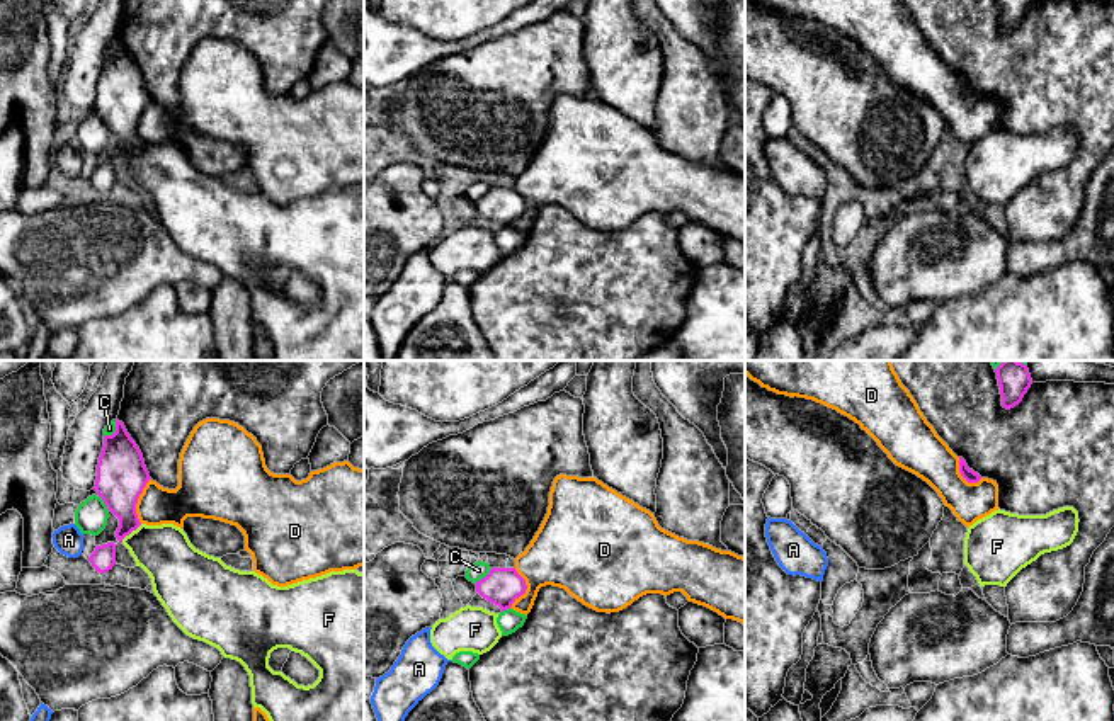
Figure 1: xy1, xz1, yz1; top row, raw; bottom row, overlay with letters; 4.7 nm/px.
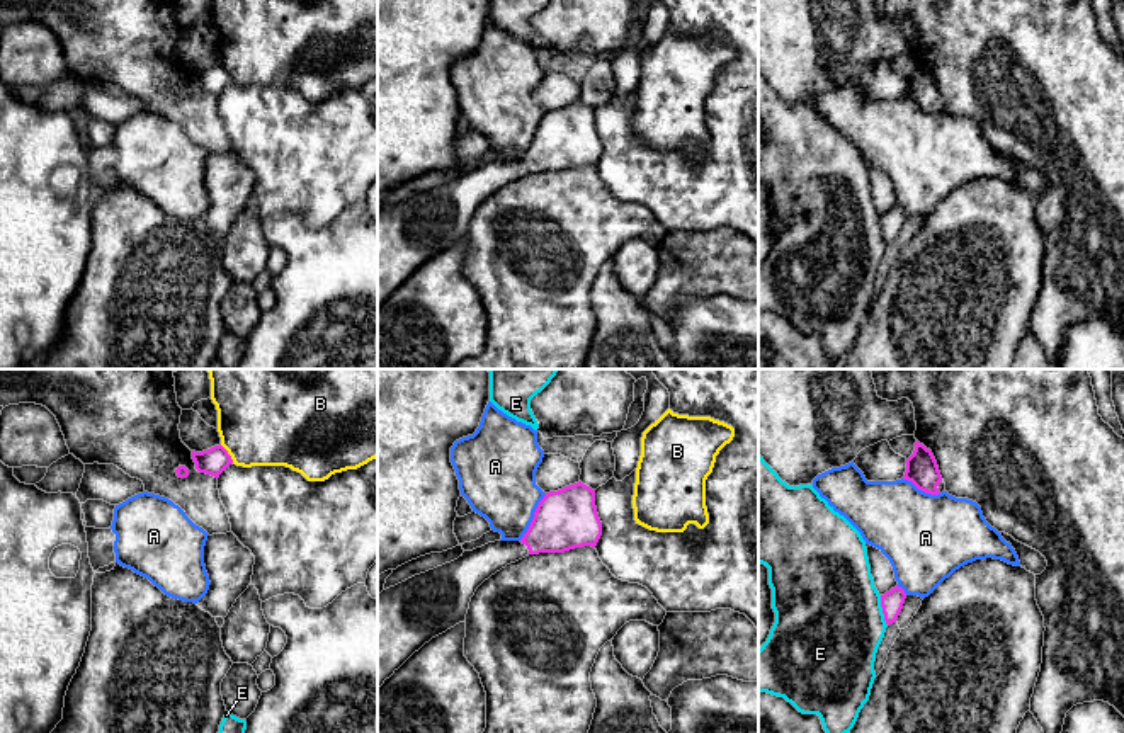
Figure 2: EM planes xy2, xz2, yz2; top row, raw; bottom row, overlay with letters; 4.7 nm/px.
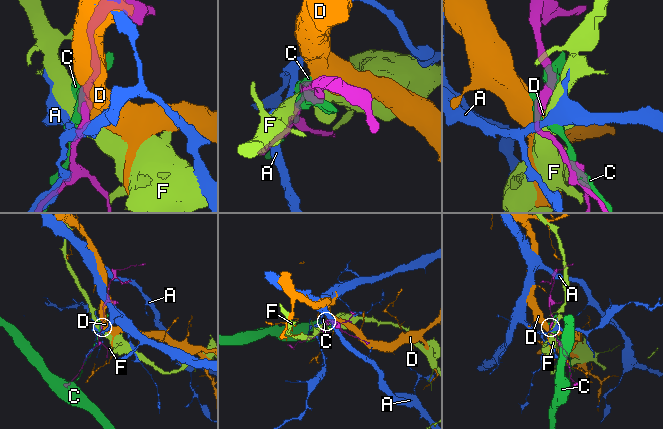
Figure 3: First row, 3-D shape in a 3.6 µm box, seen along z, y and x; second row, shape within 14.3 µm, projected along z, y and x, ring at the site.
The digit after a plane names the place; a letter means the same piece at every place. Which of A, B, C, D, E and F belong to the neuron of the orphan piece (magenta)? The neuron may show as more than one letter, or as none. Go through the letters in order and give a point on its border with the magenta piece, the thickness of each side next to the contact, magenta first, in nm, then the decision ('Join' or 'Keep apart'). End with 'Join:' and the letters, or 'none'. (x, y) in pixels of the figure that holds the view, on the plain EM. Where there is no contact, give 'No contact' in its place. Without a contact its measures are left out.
A: Touches magenta at xz2 (534, 136). Thickness 280 nm (magenta) against 360 nm. Keep apart
B: Touches magenta at xy2 (228, 73). Thickness 130 nm (magenta) against 400 nm. Keep apart
C: Touches magenta at xz1 (485, 196). Thickness 180 nm (magenta) against 80 nm. Keep apart
D: Touches magenta at xy1 (136, 119). Thickness 240 nm (magenta) against 180 nm. Keep apart
E: Touches magenta at yz2 (883, 230). Thickness 110 nm (magenta) against 480 nm. Keep apart
F: Touches magenta at xy1 (131, 150). Thickness 220 nm (magenta) against 260 nm. Keep apart
Join: none

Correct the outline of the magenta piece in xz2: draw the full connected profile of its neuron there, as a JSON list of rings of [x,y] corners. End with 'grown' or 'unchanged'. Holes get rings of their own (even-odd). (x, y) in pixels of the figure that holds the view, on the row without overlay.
[[[582,100],[549,111],[520,160],[495,160],[378,214],[378,308],[432,257],[466,240],[471,216],[491,194],[529,173],[595,167],[602,141],[595,109]]] | grown

